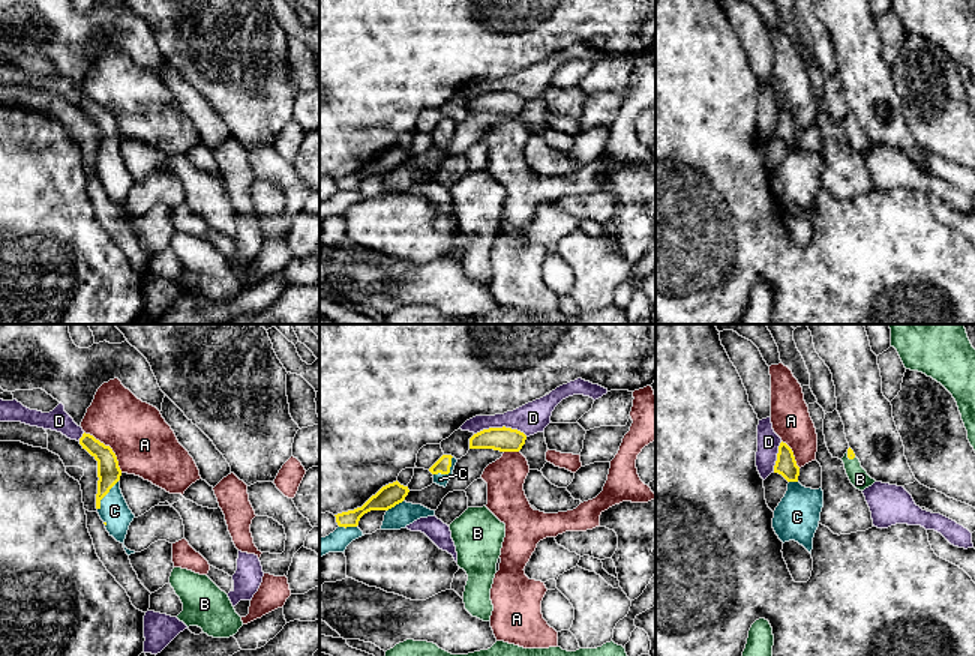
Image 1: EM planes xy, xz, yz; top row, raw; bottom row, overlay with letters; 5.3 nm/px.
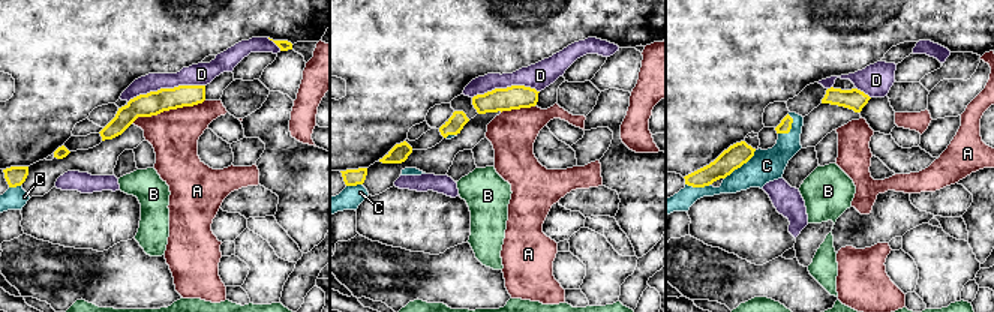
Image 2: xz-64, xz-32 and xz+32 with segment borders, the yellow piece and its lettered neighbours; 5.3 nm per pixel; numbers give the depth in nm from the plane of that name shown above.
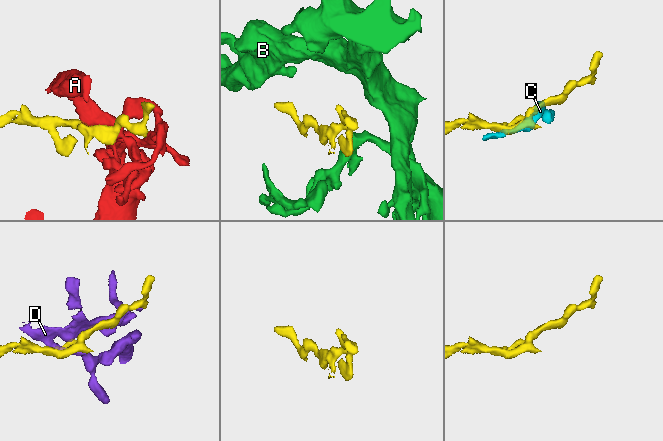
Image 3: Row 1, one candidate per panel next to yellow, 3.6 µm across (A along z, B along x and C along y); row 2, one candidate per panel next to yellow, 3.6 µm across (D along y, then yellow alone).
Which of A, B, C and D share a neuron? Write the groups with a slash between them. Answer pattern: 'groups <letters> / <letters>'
groups A C / B / D

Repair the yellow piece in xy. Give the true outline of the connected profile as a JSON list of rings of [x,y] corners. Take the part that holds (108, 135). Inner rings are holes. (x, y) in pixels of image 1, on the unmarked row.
[[[82,98],[80,108],[98,125],[98,158],[96,173],[100,173],[100,164],[120,144],[122,134],[116,117],[110,110],[105,110],[90,98]]]

